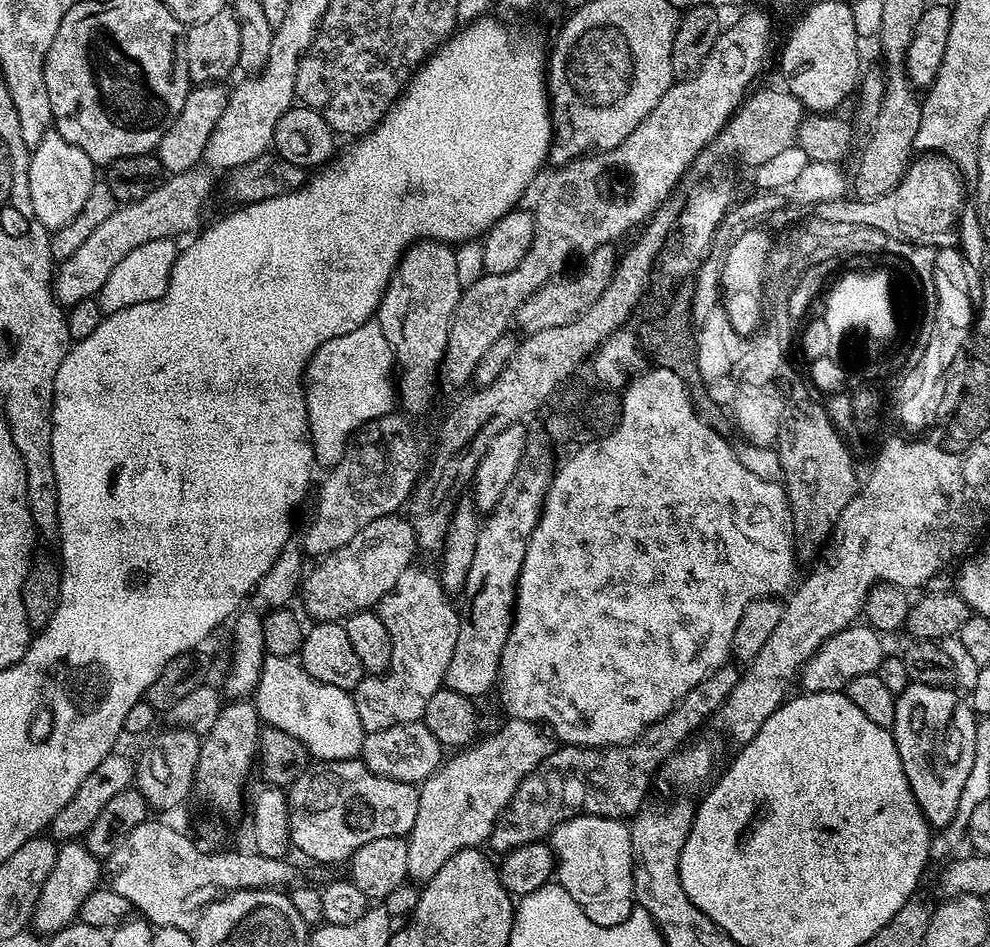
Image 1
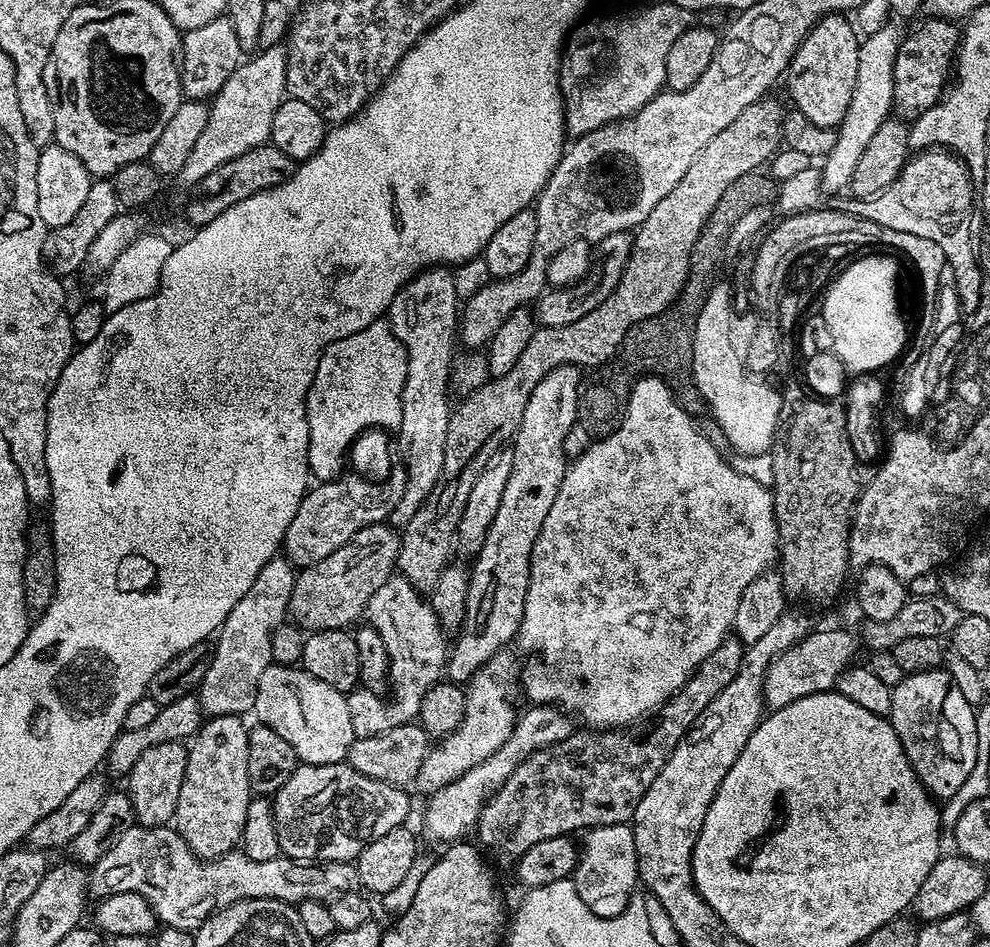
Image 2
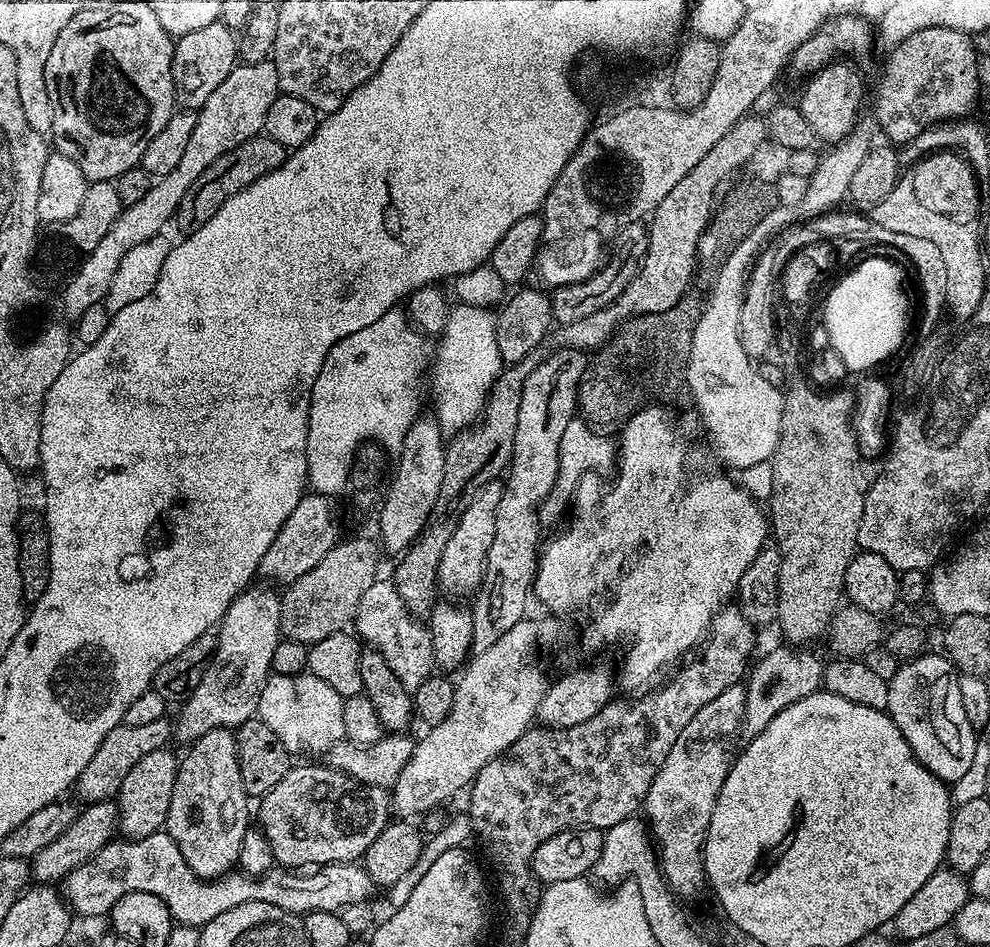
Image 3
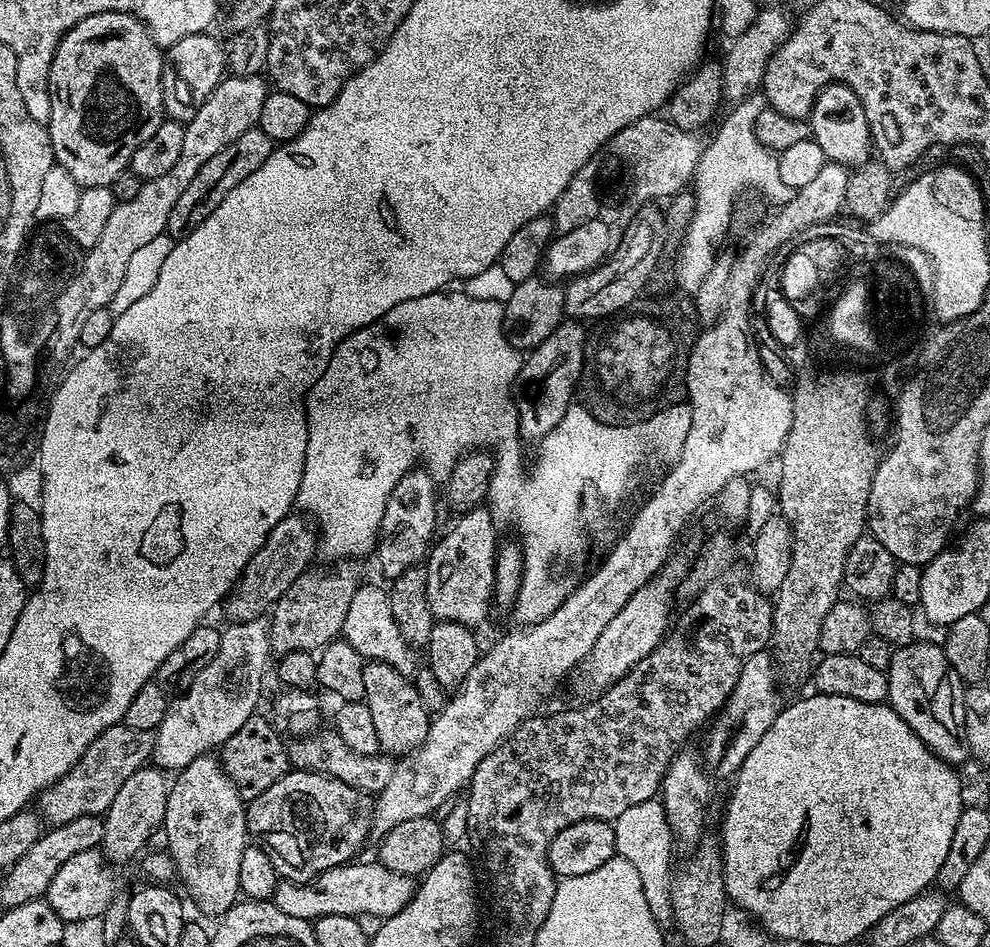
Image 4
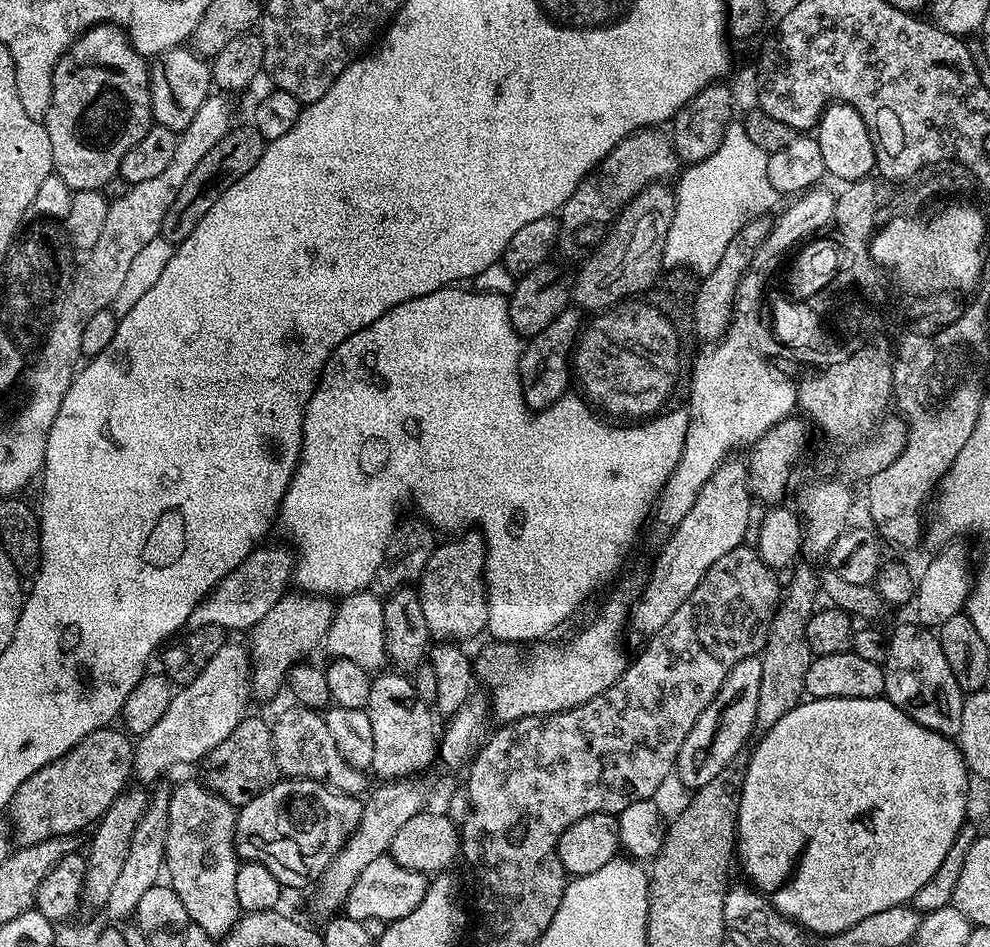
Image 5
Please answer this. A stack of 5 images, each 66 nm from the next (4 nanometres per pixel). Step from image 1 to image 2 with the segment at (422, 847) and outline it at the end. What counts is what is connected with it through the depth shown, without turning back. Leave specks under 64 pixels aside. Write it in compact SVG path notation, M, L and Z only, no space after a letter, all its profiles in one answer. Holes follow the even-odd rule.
M538 704L528 706L528 709L521 711L516 718L516 726L510 738L486 758L478 766L466 770L462 778L454 778L446 786L442 786L437 792L427 797L428 805L424 808L424 836L428 840L444 840L443 842L460 842L465 839L468 831L475 829L480 823L480 812L485 802L491 798L493 792L518 770L518 766L535 752L549 748L552 744L562 742L571 736L574 731L573 721L559 707L550 704Z

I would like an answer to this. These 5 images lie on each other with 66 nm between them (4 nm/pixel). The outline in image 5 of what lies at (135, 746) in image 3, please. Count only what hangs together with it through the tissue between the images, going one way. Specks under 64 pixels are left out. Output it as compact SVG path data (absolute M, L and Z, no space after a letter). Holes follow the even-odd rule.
M109 726L99 728L90 733L82 742L78 742L62 758L50 761L42 770L38 770L14 794L12 803L6 809L7 819L10 821L17 845L37 844L46 838L59 836L76 836L89 824L95 825L104 812L125 791L129 785L128 778L133 775L132 758L134 740L127 731L119 727Z

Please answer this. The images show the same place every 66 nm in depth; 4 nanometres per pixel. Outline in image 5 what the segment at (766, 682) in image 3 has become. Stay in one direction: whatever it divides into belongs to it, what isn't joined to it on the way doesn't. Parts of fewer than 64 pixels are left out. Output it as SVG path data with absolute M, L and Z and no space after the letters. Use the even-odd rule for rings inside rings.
M759 655L746 658L730 670L730 674L722 682L718 694L702 710L698 722L686 734L686 742L682 742L682 750L678 750L675 775L680 775L682 783L688 790L706 786L710 778L718 778L727 768L733 767L736 755L744 748L748 735L758 724L760 710L760 687L762 686L762 662Z

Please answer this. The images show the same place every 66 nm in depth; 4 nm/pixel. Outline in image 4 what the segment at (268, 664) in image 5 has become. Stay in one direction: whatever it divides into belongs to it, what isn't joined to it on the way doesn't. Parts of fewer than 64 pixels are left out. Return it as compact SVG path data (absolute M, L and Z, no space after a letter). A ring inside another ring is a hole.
M340 562L335 565L336 572L309 570L290 585L290 590L282 594L270 612L269 642L273 653L315 653L343 633L346 610L350 610L350 602L362 583L361 577L356 577L356 566L352 562Z

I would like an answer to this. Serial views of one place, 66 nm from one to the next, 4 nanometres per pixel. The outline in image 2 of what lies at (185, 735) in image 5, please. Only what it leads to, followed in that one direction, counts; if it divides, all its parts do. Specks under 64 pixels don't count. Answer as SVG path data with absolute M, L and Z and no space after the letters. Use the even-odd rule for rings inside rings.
M278 554L262 568L250 590L230 610L226 622L217 633L218 644L216 648L214 646L207 672L198 689L200 704L207 717L244 716L246 712L253 711L258 681L272 663L272 630L285 621L296 573L287 557Z

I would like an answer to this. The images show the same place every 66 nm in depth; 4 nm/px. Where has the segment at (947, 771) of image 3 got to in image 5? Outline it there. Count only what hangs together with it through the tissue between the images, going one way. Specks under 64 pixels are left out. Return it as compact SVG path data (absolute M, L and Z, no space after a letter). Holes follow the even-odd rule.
M919 623L900 624L887 637L888 649L882 665L884 696L894 706L908 712L914 722L949 738L959 737L962 726L962 706L965 693L958 686L958 678L950 671L950 662L942 654L939 635Z

